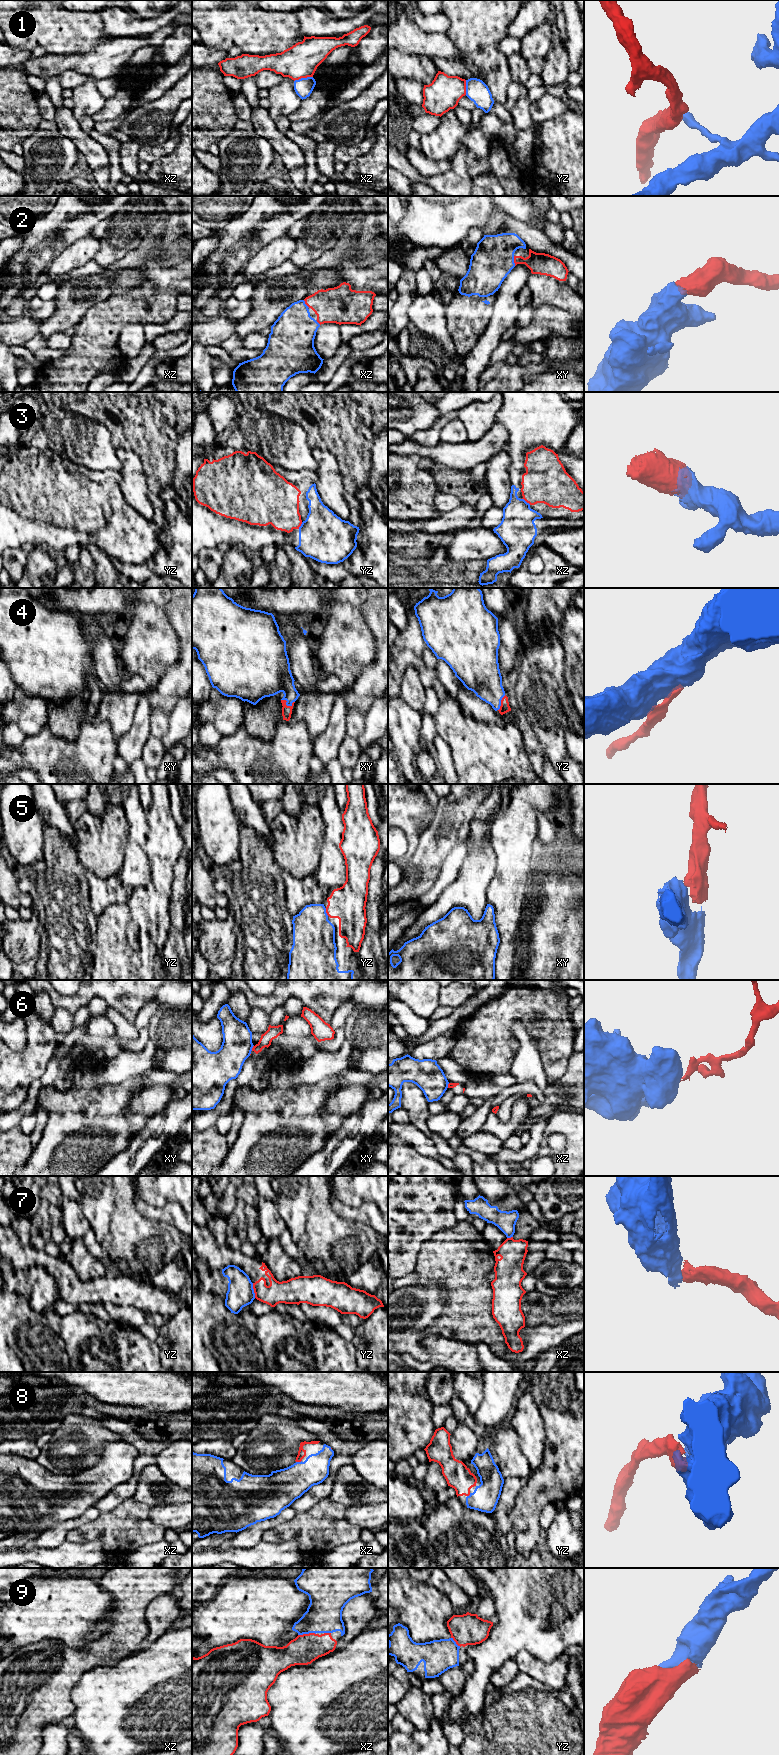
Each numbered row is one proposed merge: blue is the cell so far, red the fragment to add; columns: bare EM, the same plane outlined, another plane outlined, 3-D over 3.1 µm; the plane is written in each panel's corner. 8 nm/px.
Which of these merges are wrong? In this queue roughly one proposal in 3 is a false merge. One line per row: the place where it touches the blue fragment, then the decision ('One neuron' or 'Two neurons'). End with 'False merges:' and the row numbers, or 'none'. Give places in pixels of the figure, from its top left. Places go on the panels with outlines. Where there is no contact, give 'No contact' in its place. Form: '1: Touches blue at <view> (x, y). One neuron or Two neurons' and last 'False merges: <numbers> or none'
1: Touches blue at xz (303, 78). Two neurons
2: Touches blue at xy (513, 261). One neuron
3: Touches blue at xz (525, 501). One neuron
4: Touches blue at xy (286, 704). One neuron
5: Touches blue at yz (325, 912). One neuron
6: Touches blue at xy (252, 1047). Two neurons
7: Touches blue at yz (253, 1290). Two neurons
8: Touches blue at xz (298, 1462). One neuron
9: Touches blue at xz (306, 1633). One neuron
False merges: 1, 6, 7

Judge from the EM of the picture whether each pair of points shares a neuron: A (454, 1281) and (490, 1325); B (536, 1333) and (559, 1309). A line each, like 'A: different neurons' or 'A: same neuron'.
A: same neuron
B: different neurons

